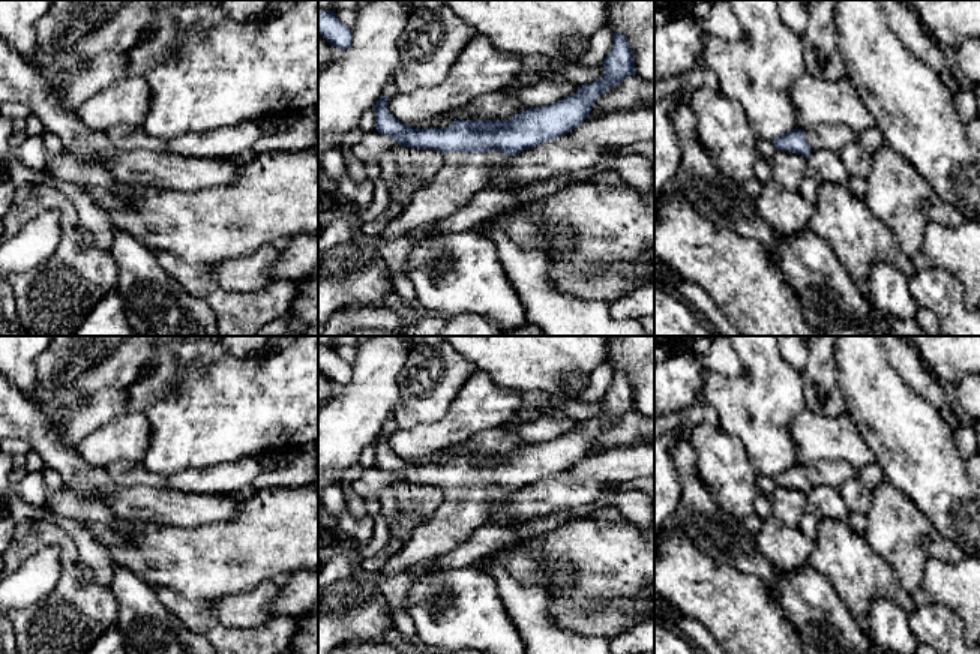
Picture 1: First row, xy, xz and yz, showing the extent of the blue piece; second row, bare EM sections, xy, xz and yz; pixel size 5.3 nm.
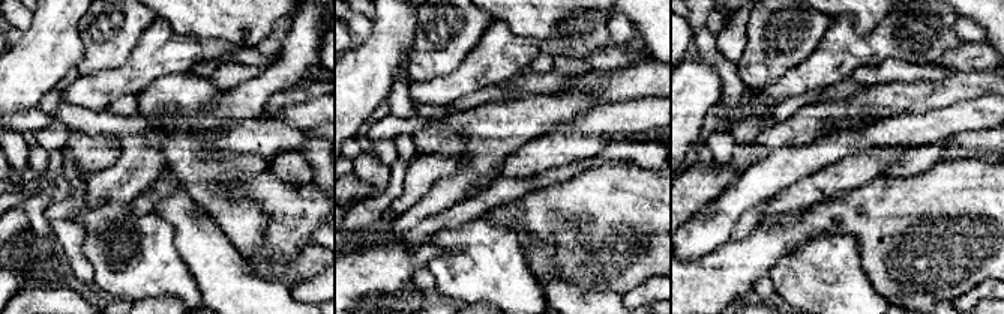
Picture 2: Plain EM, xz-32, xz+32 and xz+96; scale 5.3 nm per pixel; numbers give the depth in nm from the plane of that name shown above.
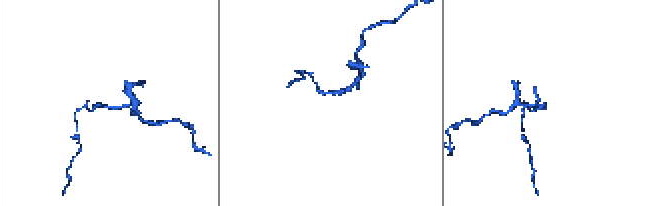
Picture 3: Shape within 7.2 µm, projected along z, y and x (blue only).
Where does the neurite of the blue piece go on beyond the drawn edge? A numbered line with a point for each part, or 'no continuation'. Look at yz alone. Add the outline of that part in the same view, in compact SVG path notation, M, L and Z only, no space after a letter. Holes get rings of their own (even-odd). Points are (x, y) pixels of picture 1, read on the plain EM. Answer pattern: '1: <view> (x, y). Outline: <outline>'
1: yz (833, 473). Outline: M819 460L806 471L813 486L827 484L839 488L849 478L857 478L858 468L840 460Z

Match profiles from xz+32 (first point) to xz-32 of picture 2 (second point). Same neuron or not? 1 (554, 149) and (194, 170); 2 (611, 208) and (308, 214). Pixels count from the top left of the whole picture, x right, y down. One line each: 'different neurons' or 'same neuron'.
1: different neurons
2: same neuron

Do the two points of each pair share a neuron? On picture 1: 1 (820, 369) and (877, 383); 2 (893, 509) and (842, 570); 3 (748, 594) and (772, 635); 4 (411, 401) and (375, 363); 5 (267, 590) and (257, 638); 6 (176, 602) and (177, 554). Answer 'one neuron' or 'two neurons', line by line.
1: two neurons
2: two neurons
3: one neuron
4: two neurons
5: two neurons
6: two neurons

